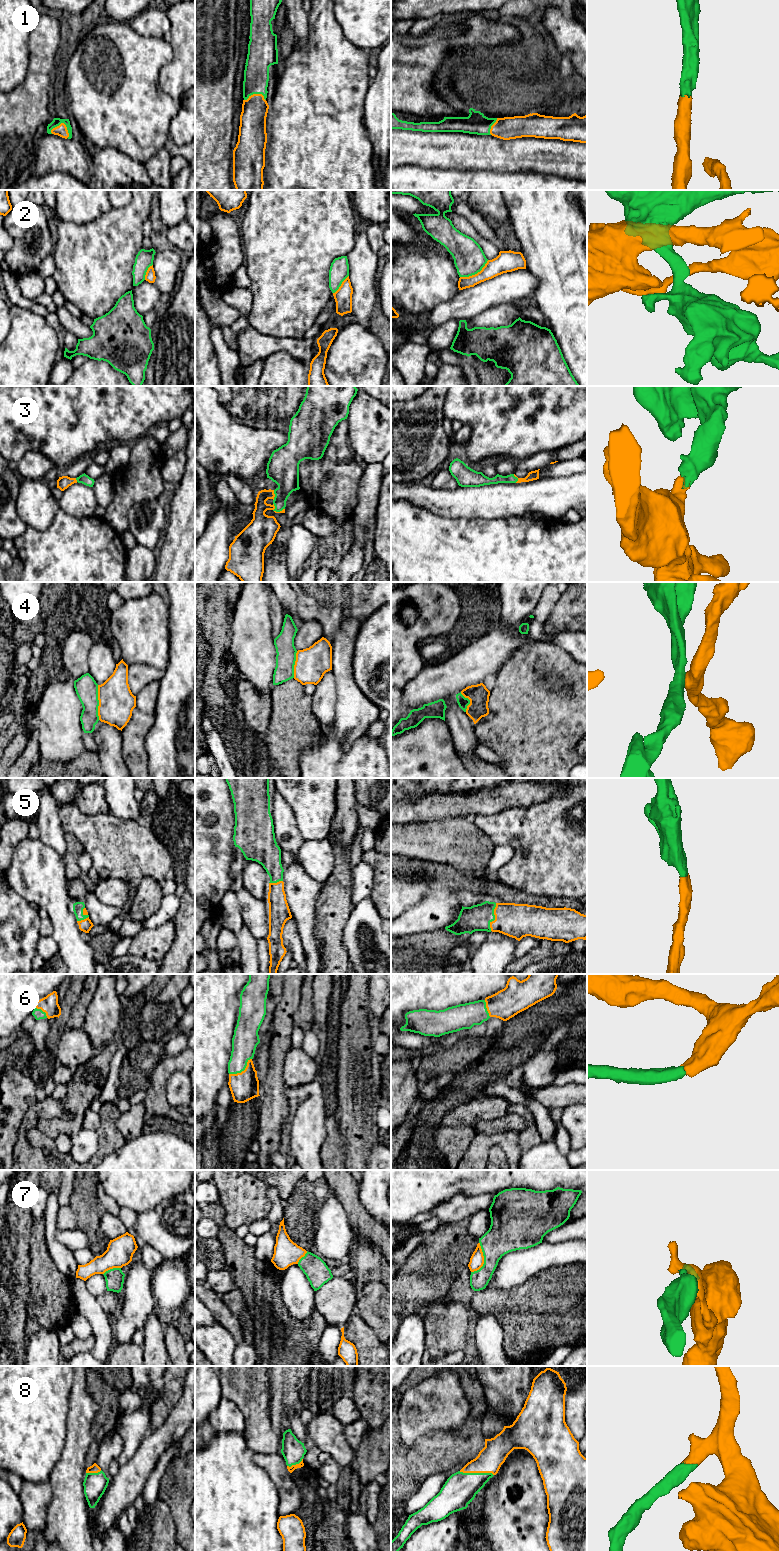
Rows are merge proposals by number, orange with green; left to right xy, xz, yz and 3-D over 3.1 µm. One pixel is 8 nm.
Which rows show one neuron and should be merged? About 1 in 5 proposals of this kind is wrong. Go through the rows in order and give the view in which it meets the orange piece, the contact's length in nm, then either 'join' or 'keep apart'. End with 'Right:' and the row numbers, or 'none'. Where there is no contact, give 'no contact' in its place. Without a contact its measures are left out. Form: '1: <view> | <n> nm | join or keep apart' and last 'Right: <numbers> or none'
1: xy | 170 nm | join
2: yz | 280 nm | keep apart
3: xz | 90 nm | join
4: xy | 280 nm | keep apart
5: yz | 220 nm | join
6: xz | 220 nm | join
7: yz | 260 nm | keep apart
8: yz | 280 nm | join
Right: 1, 3, 5, 6, 8

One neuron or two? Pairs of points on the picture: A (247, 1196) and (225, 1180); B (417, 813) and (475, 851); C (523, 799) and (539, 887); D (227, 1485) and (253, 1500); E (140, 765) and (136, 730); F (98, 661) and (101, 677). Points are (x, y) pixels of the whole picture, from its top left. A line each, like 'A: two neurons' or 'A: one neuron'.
A: one neuron
B: two neurons
C: two neurons
D: one neuron
E: one neuron
F: one neuron

